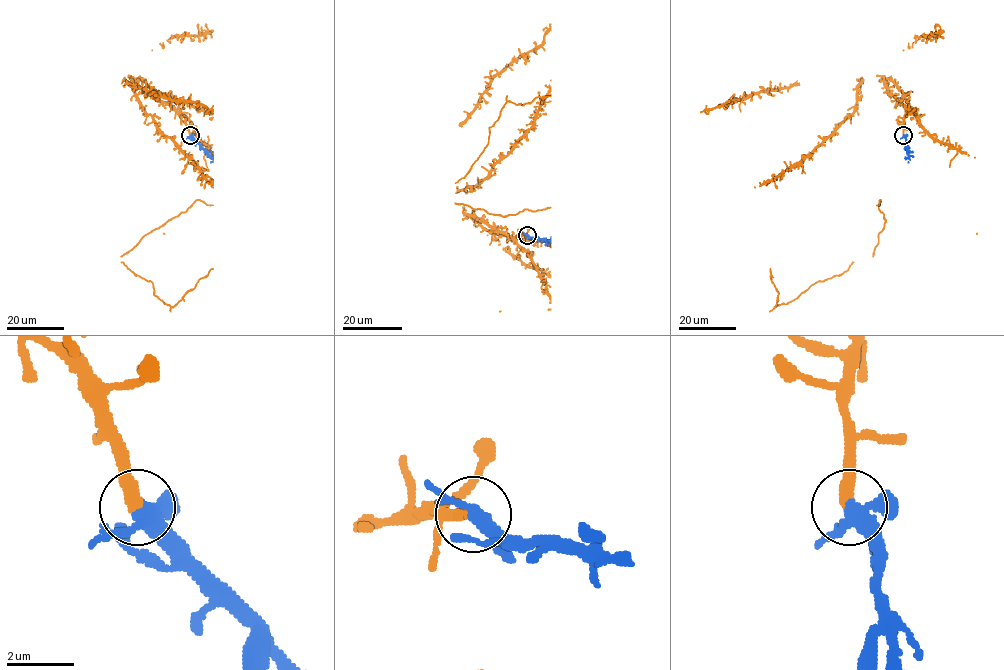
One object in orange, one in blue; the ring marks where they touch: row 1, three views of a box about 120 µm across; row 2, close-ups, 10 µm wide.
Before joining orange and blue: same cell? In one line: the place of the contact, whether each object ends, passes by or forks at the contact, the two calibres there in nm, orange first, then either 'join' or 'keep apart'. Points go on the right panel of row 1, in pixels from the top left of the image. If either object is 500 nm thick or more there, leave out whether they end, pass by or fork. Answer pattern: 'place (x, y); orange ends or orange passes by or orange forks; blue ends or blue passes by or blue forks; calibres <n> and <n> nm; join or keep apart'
place (903, 135); orange ends; blue forks; calibres 360 and 320 nm; join

